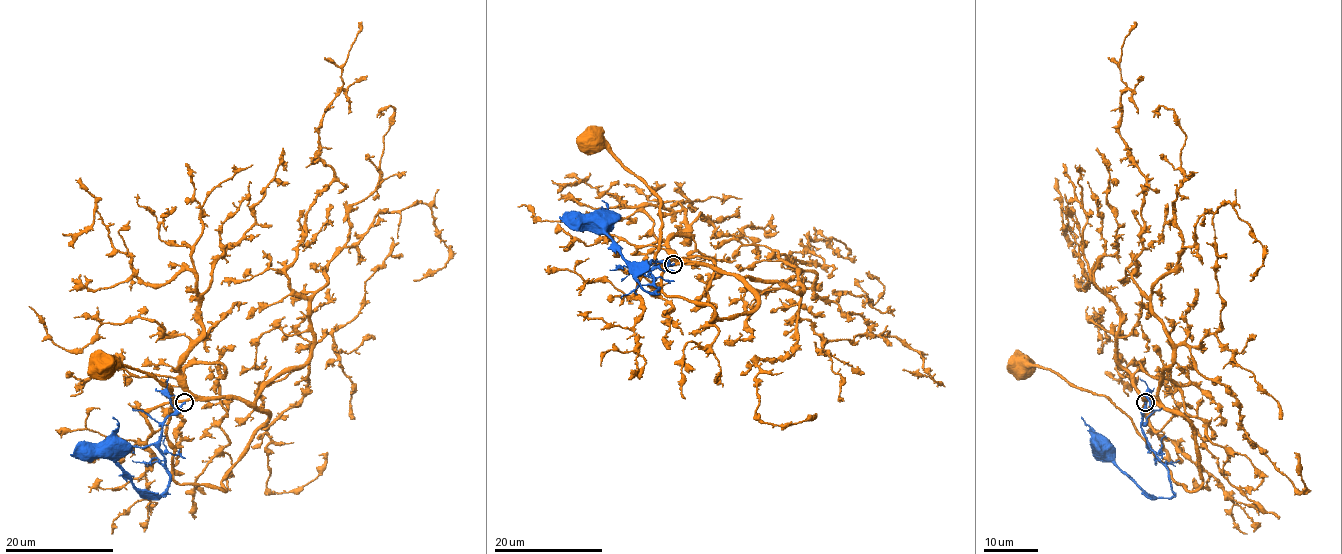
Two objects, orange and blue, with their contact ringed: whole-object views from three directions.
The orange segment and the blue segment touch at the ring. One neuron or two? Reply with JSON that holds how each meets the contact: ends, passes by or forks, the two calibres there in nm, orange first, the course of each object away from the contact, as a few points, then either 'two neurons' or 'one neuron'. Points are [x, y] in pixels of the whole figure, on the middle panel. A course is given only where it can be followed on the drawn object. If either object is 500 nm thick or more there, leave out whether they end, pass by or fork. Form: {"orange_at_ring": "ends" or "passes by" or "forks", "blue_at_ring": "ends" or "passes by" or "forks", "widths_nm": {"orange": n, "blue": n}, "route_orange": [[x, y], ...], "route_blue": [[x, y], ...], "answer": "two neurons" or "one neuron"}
{"orange_at_ring": "passes by", "blue_at_ring": "ends", "widths_nm": {"orange": 400, "blue": 320}, "route_orange": [[674, 264], [732, 273], [757, 302], [711, 321], [705, 304], [668, 298], [656, 262], [659, 198], [592, 144]], "route_blue": [[674, 264], [651, 261], [648, 269], [657, 287], [647, 291], [602, 220]], "answer": "two neurons"}

